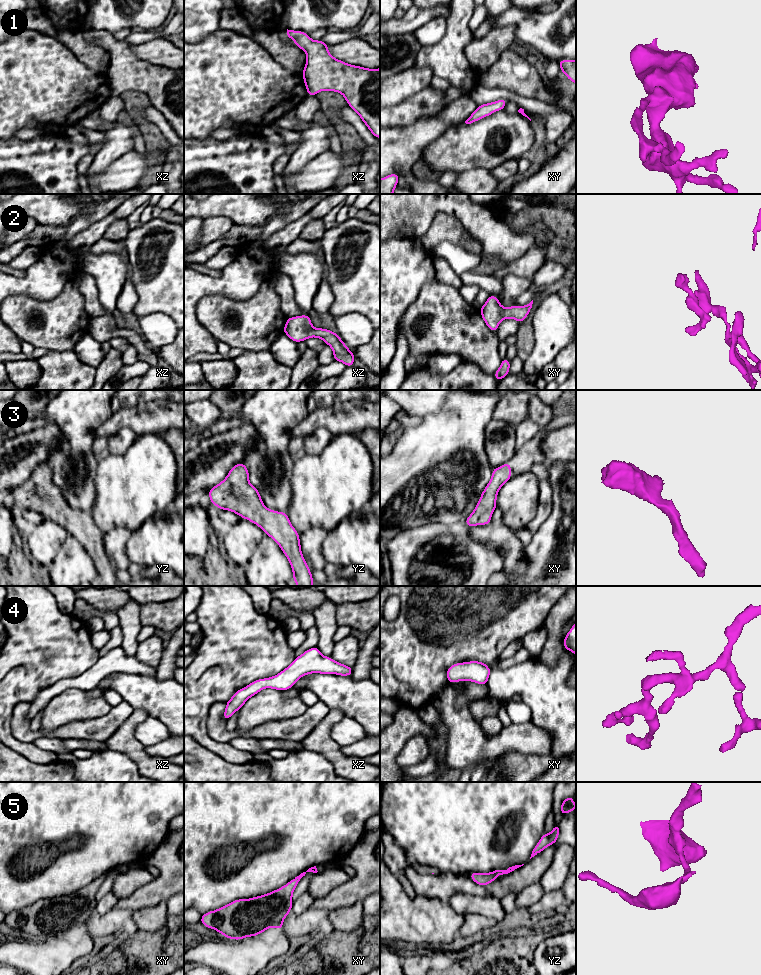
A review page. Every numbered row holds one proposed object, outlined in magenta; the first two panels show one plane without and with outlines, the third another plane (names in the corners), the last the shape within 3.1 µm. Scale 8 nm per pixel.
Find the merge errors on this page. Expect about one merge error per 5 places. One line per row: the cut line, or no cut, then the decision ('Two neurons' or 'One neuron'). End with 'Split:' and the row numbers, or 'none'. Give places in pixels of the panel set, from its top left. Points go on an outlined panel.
1: No split. One neuron
2: No split. One neuron
3: No split. One neuron
4: No split. One neuron
5: No split. One neuron
Split: none

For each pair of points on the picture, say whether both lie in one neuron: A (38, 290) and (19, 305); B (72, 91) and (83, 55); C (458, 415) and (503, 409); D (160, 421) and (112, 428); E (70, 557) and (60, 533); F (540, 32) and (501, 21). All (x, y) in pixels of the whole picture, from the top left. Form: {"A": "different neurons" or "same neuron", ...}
{"A": "different neurons", "B": "different neurons", "C": "different neurons", "D": "same neuron", "E": "different neurons", "F": "same neuron"}

